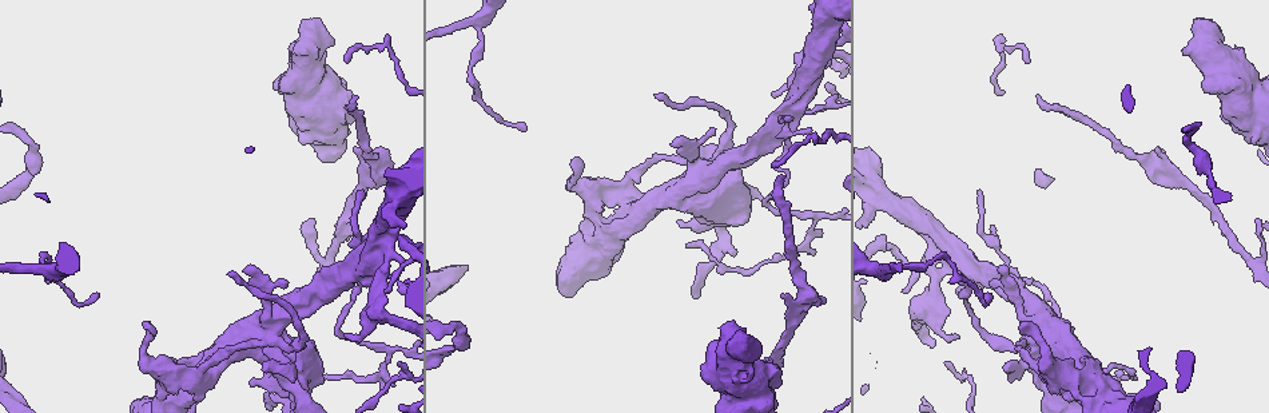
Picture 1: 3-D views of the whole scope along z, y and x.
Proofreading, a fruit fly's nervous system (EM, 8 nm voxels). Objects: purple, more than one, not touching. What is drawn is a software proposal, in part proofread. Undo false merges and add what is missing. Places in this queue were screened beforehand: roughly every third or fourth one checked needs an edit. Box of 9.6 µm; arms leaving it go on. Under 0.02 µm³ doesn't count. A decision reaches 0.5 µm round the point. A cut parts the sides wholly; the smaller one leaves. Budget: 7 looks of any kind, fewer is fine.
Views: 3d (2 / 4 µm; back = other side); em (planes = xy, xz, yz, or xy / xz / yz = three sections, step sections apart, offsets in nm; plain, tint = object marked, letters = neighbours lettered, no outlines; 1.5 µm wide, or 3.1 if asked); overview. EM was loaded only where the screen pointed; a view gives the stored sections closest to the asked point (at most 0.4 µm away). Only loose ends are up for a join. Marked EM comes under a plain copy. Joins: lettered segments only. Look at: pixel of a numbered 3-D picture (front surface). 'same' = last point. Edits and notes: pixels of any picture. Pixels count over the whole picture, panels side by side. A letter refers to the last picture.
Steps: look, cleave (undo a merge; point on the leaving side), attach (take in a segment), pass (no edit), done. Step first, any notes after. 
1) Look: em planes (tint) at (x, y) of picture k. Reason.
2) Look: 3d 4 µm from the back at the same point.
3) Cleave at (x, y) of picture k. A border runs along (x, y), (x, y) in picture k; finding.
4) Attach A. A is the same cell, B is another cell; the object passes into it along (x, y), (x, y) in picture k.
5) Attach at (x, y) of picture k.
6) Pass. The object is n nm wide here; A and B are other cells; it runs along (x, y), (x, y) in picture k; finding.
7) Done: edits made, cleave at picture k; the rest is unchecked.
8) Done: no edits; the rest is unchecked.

Look: em xy step 8 (letters) at (229, 273) of picture 1. Branch stops here.

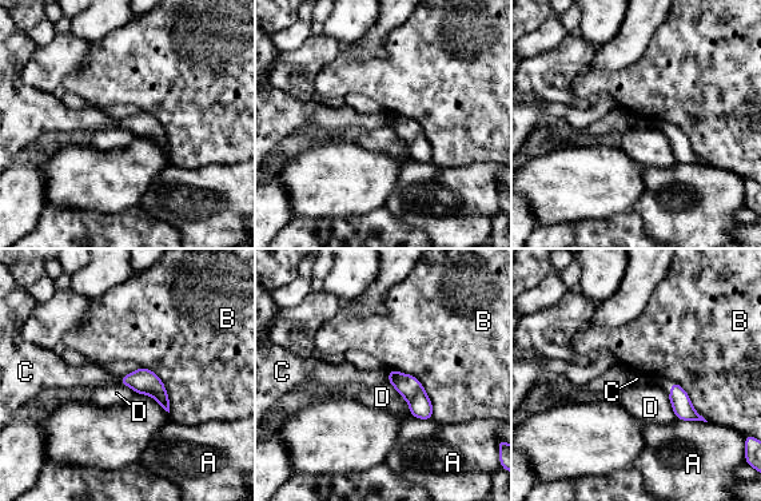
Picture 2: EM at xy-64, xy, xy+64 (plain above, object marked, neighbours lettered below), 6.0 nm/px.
Pass. The object is 130 nm wide here; A, B, C and D are other cells; a border runs along (387, 370), (389, 381) in picture 2; no lettered segment goes on from it.

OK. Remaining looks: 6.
Look: 3d 2 µm at (903, 292) of picture 1. Branch stops here.

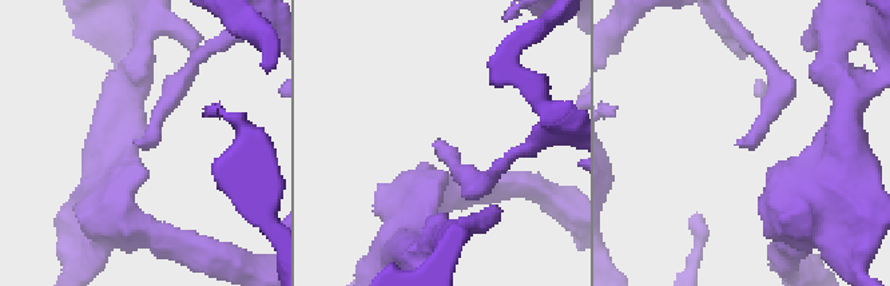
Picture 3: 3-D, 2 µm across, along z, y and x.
Look: em planes (tint) at (440, 148) of picture 3. Need the tissue.

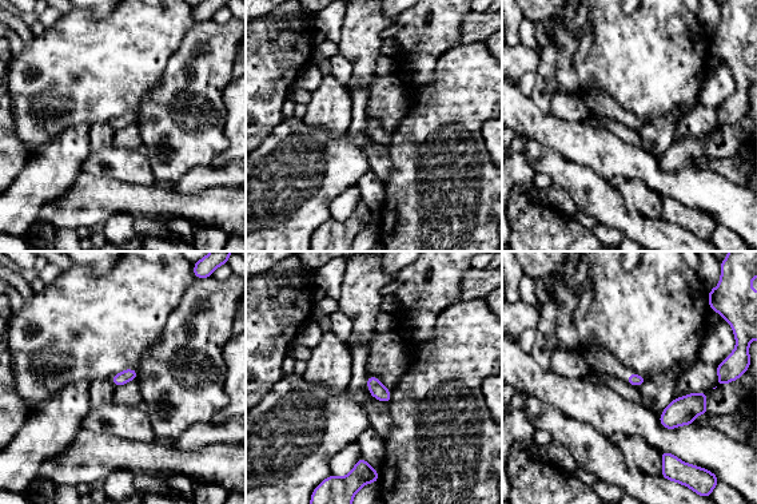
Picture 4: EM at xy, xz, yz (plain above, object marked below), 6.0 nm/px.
Look: em planes (letters) at the same point.

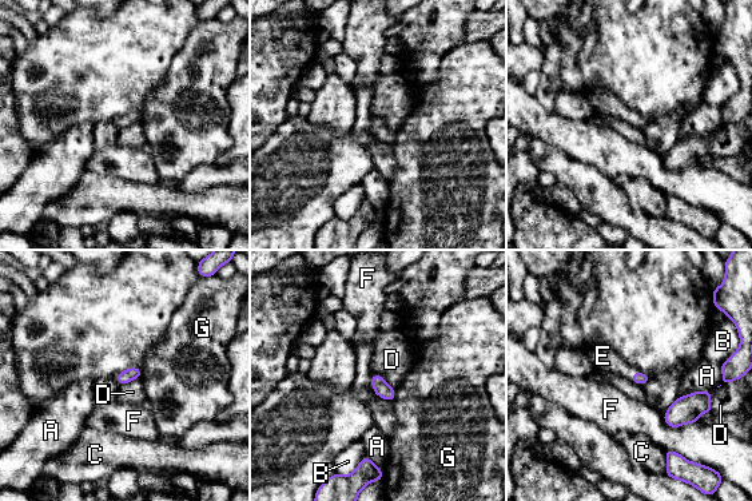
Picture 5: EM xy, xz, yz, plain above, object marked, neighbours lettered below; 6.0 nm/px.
Attach E. The object is 70 nm wide here; E is the same cell, A, B, C, D, F and G are other cells; it goes on there.

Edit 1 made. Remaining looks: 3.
Done: edits made, attach at picture 5; the rest is unchecked.

